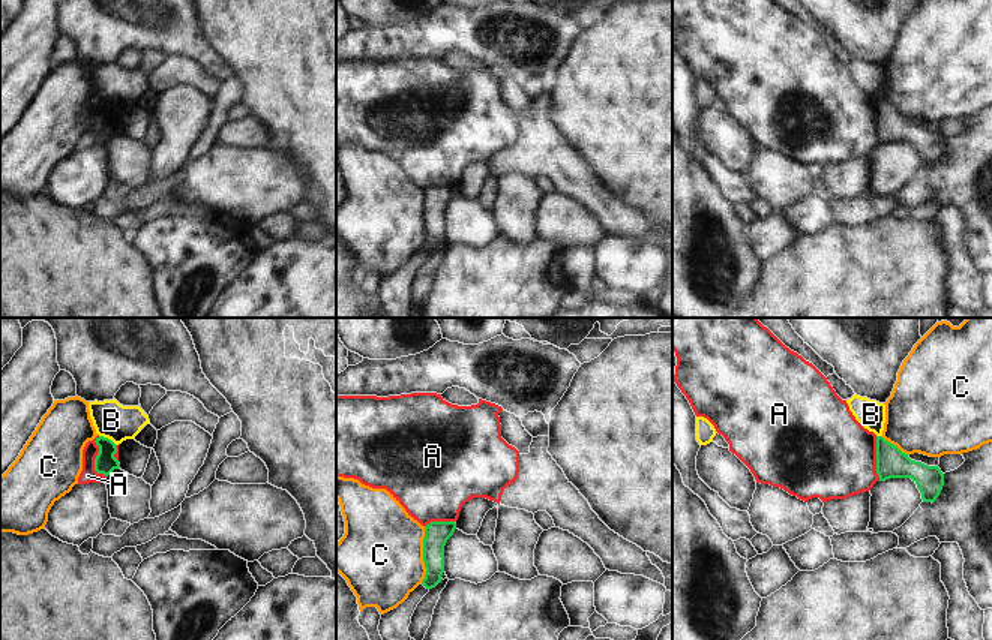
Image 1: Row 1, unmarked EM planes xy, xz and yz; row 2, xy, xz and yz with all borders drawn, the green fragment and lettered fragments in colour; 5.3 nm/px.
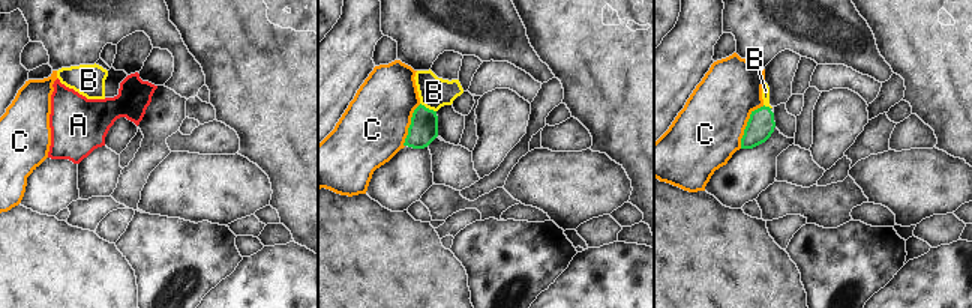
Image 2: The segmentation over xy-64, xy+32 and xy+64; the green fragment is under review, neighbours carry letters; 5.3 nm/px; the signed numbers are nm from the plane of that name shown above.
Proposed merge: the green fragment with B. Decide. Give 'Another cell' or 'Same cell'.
Another cell.

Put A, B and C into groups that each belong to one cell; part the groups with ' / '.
A / B / C

